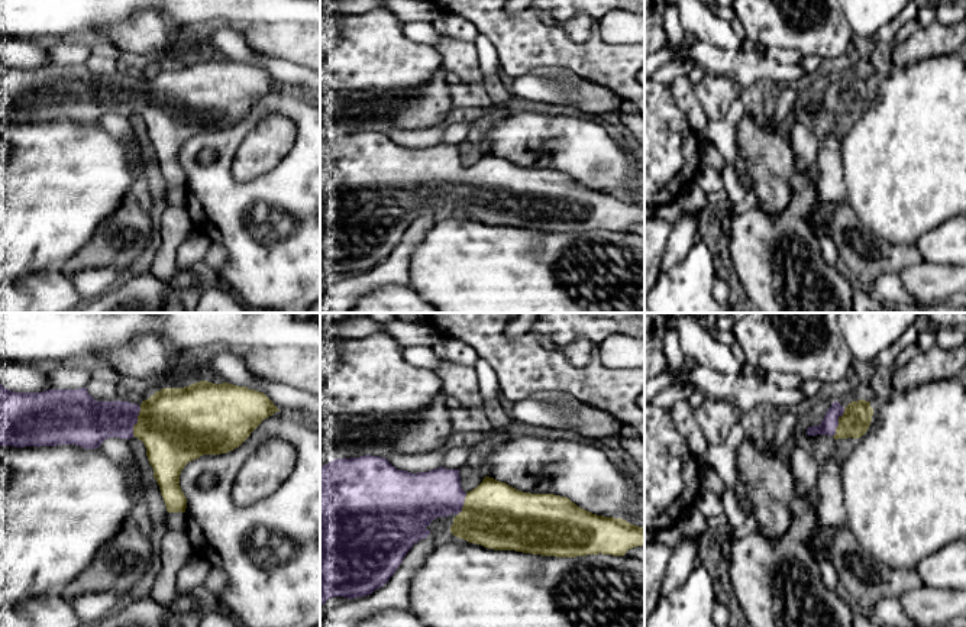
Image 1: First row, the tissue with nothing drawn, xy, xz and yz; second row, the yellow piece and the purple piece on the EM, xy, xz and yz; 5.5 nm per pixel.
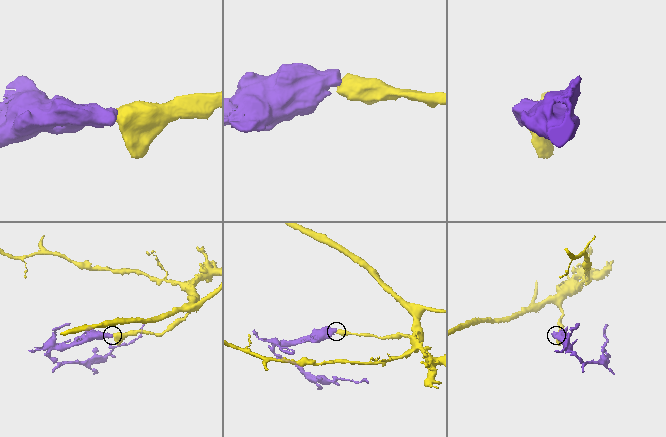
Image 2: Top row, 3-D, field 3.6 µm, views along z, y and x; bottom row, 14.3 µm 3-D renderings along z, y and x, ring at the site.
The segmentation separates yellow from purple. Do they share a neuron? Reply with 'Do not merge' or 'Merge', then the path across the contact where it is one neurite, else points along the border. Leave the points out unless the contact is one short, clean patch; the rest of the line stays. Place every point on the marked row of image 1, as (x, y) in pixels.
Merge. Path across: yz (855, 422), (839, 423), (830, 422)

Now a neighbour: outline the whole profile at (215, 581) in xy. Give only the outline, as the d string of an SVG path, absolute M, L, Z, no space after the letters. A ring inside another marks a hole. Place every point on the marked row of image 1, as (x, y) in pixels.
M209 568L203 588L213 592L214 595L220 594L226 586L226 573L216 568Z

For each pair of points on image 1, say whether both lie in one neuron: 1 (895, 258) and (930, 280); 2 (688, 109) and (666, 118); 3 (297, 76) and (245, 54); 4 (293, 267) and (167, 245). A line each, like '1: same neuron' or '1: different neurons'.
1: different neurons
2: different neurons
3: same neuron
4: different neurons

